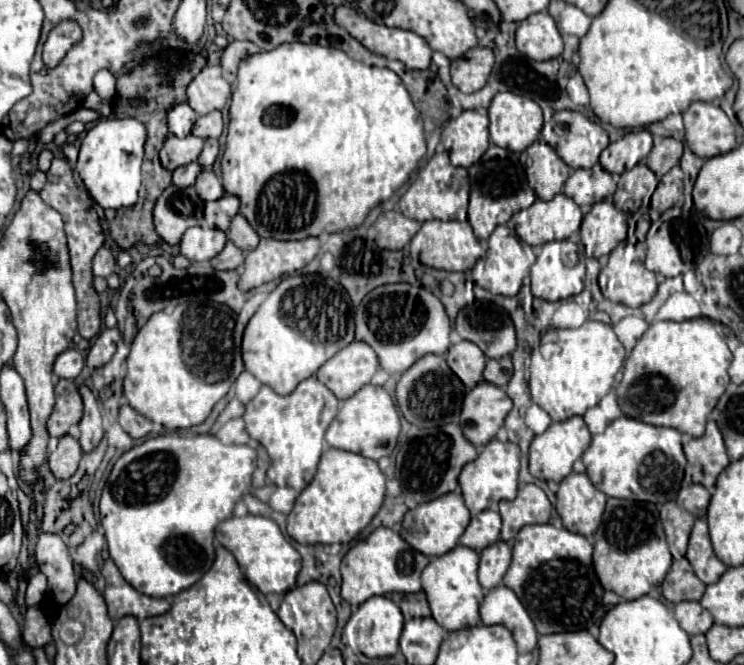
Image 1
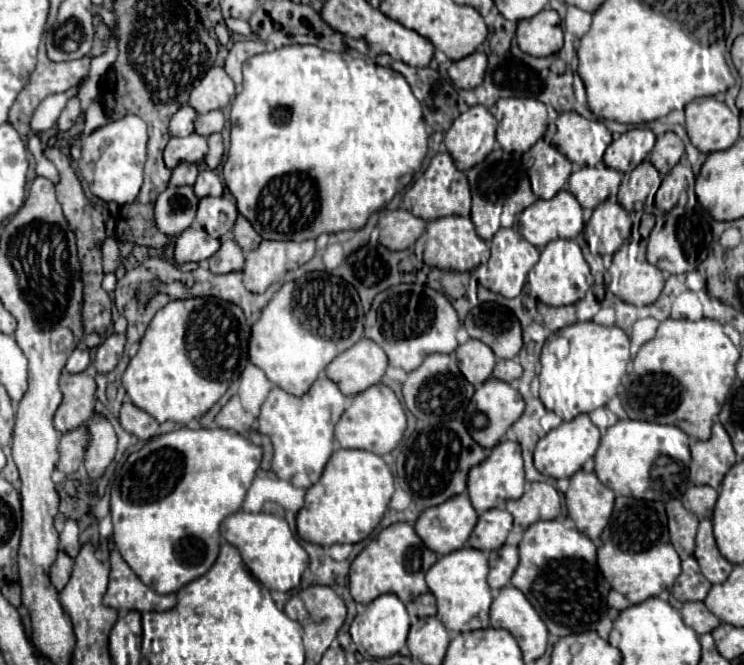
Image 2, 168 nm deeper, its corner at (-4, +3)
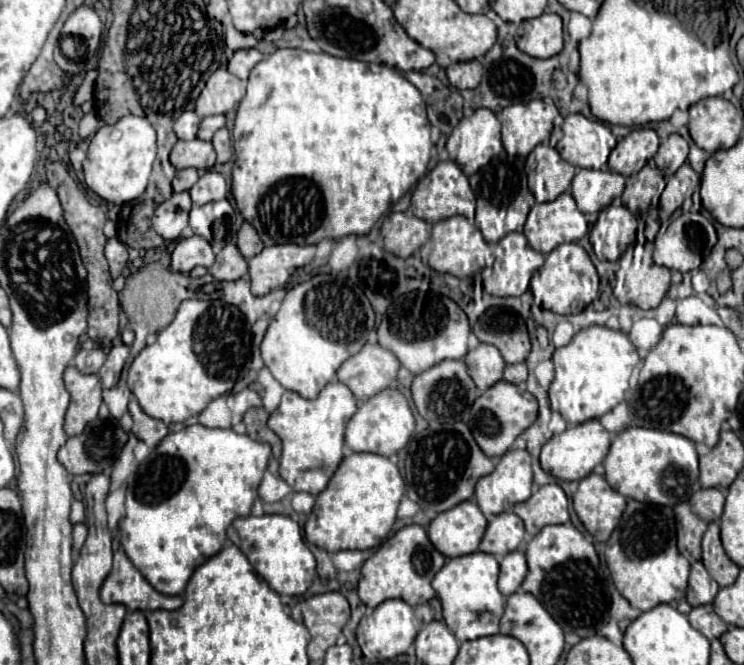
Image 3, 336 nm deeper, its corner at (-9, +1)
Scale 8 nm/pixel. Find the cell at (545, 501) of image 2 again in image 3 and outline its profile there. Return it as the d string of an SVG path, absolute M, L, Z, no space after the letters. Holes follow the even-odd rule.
M543 485L525 503L517 503L515 513L523 519L525 531L537 535L543 527L569 519L569 501L559 485Z

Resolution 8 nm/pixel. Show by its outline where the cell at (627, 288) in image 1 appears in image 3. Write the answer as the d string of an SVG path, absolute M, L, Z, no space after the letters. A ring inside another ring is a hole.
M629 247L619 259L619 271L615 276L612 291L619 303L633 303L641 309L657 307L671 283L671 273L667 267L657 267L655 263L645 267L641 261L635 261L633 247Z

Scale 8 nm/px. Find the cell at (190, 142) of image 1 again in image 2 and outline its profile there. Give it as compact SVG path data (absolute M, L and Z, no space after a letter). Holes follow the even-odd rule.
M192 133L188 137L170 137L164 149L164 163L168 169L174 169L180 163L198 163L208 151L206 137Z

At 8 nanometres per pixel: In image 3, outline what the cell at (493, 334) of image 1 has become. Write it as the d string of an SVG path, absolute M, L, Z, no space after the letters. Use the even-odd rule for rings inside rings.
M489 309L475 323L473 333L483 343L495 345L507 363L523 363L531 351L529 333L521 315L513 309Z

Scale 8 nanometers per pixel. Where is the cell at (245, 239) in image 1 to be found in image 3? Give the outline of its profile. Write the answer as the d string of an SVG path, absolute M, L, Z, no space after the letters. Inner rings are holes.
M243 223L237 233L237 247L245 259L251 259L253 255L261 253L265 245L261 243L261 239L253 227L249 223Z

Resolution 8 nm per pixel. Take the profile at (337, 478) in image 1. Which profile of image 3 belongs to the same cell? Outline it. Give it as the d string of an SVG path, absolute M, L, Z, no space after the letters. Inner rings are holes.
M351 453L341 461L327 489L317 495L317 503L305 523L305 537L309 543L325 551L341 551L341 549L361 549L363 551L363 549L379 547L395 523L397 507L399 507L403 493L405 493L405 481L395 463L375 453Z

